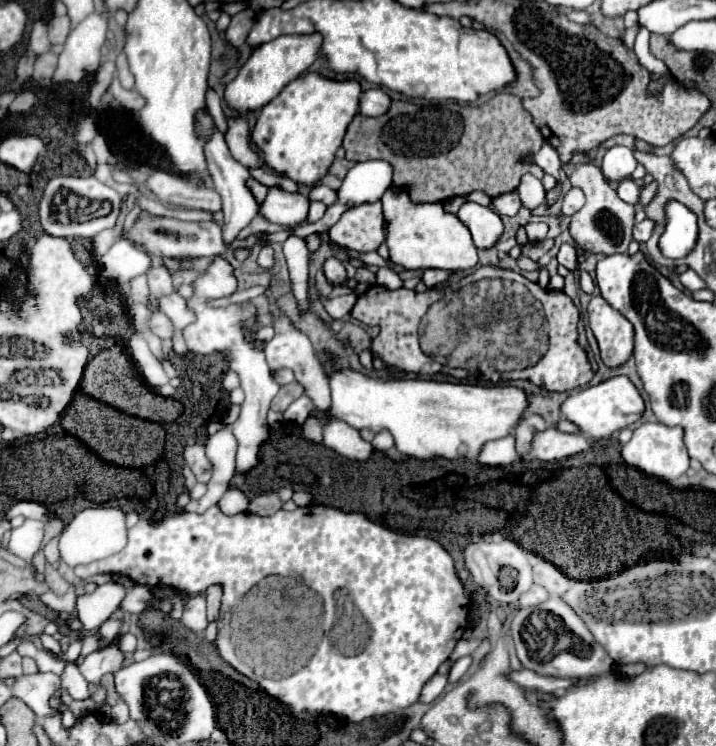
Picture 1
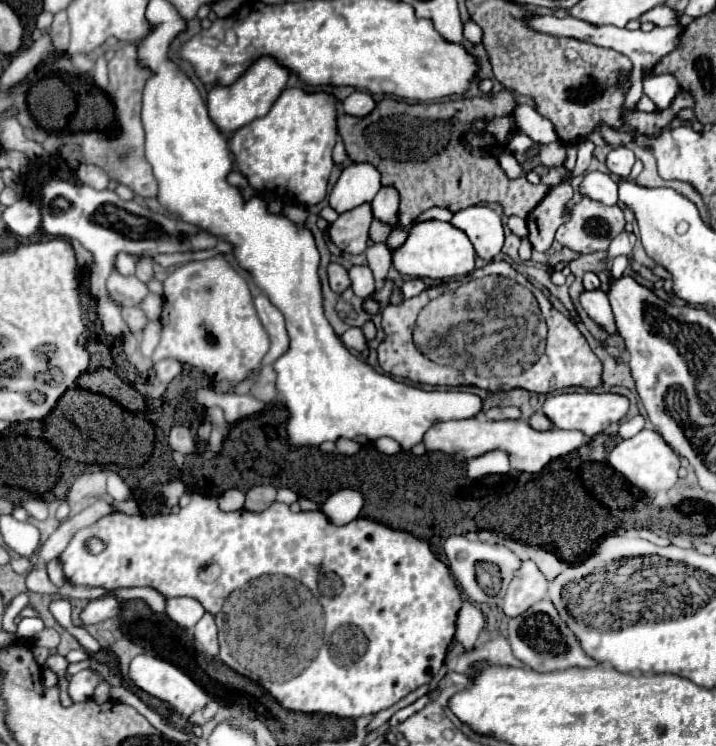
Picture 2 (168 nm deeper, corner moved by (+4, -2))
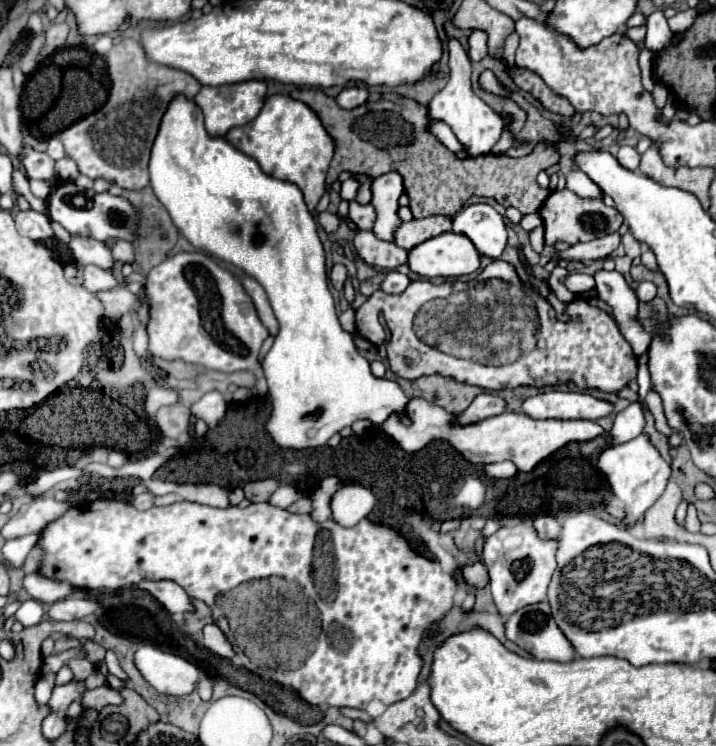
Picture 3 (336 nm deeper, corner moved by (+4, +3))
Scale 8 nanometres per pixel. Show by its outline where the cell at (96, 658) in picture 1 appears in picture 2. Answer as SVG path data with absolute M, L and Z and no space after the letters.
M83 669L83 671L79 671L79 673L75 673L71 677L67 693L75 703L79 703L83 699L91 699L93 697L93 689L97 687L99 681L101 681L101 677L93 669Z

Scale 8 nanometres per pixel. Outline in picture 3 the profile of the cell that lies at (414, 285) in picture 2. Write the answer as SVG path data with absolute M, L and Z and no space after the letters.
M393 270L393 272L387 272L387 278L383 280L381 290L383 290L383 292L387 292L387 294L401 294L401 292L405 292L405 290L407 290L407 286L409 286L409 284L411 284L409 276L399 274L397 270Z

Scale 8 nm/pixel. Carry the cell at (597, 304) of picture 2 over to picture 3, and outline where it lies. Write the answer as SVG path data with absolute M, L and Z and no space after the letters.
M569 274L563 284L565 284L573 294L583 294L583 292L595 288L595 280L593 280L593 276L589 276L589 274Z

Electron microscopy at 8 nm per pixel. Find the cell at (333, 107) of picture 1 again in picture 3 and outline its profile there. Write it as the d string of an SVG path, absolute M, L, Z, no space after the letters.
M273 94L265 100L259 116L249 126L233 128L225 138L243 154L255 158L265 174L297 184L305 196L309 212L315 210L319 198L325 194L325 176L335 144L323 128L319 116L305 102L285 94Z

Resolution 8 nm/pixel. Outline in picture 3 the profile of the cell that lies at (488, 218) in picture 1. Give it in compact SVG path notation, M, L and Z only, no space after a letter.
M471 204L453 216L453 232L465 234L479 254L499 258L507 246L507 228L501 214L489 204Z

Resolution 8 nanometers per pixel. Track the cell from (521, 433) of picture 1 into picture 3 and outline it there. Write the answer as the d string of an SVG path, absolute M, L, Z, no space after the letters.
M479 394L473 404L459 414L457 422L463 422L463 424L471 424L471 422L479 422L483 418L489 418L489 416L497 416L497 414L503 414L507 410L507 404L503 398L499 396L493 396L493 394Z

